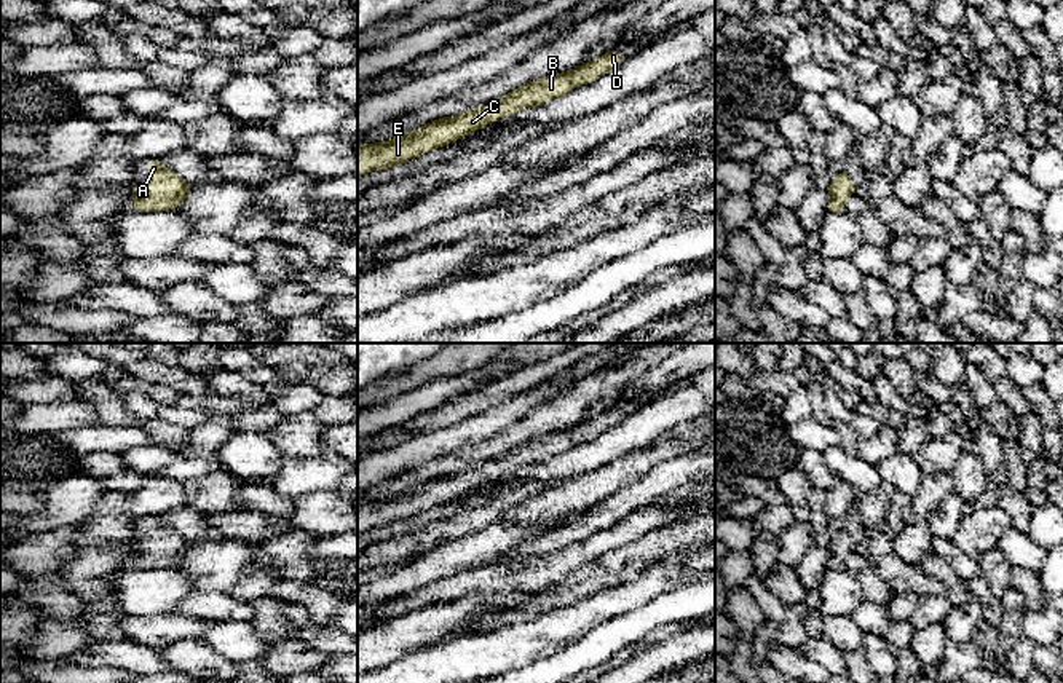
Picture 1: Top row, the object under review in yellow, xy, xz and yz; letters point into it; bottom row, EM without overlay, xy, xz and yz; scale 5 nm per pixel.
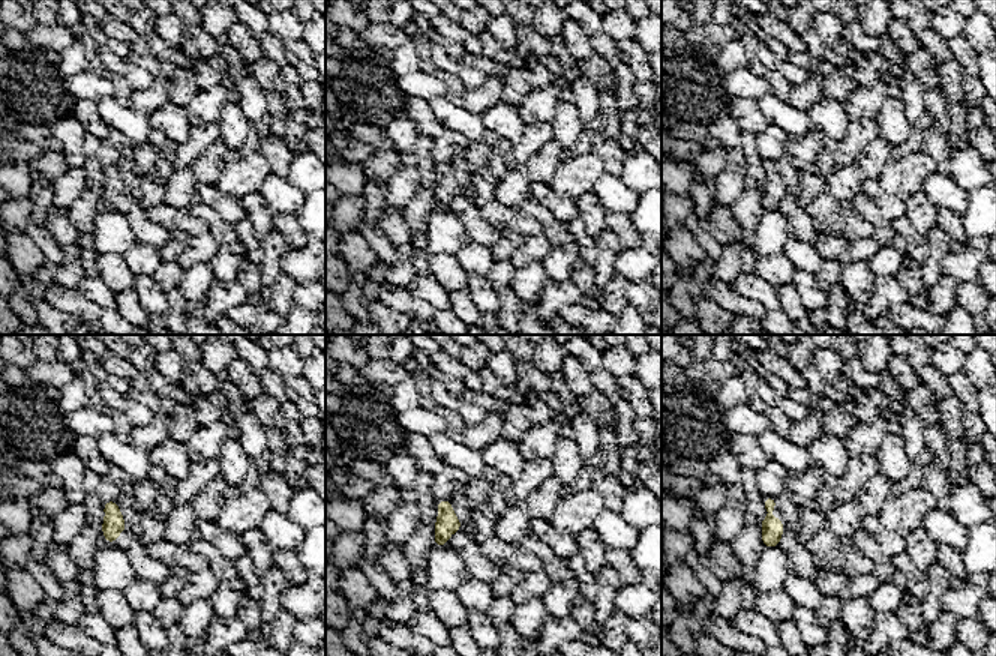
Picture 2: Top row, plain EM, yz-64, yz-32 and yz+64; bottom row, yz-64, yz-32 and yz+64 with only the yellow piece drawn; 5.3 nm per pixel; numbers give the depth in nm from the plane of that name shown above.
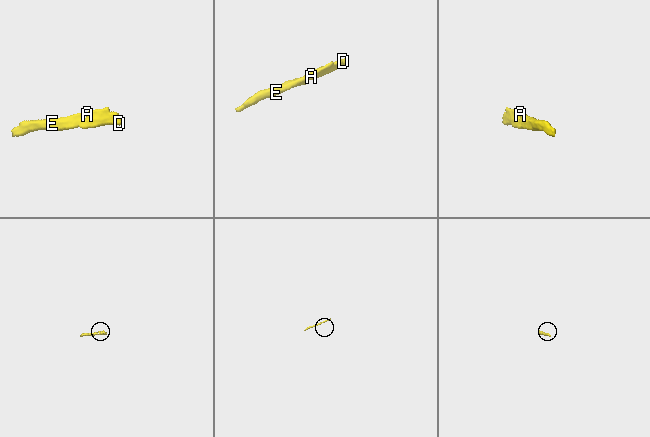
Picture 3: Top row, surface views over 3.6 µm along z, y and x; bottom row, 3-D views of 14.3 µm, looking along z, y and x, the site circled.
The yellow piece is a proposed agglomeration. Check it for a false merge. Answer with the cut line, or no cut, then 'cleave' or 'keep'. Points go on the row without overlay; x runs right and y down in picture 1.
no cut; keep

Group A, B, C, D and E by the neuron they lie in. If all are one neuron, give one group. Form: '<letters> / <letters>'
A B C D E

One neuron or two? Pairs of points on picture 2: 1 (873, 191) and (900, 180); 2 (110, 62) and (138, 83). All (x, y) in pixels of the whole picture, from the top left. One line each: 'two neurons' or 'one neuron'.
1: two neurons
2: one neuron

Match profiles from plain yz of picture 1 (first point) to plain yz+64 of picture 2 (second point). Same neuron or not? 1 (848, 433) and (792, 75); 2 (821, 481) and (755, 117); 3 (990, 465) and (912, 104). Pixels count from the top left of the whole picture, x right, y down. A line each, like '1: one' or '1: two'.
1: two
2: one
3: one

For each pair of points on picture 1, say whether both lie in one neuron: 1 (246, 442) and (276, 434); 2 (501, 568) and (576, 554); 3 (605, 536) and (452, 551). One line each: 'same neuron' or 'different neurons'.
1: different neurons
2: same neuron
3: different neurons

